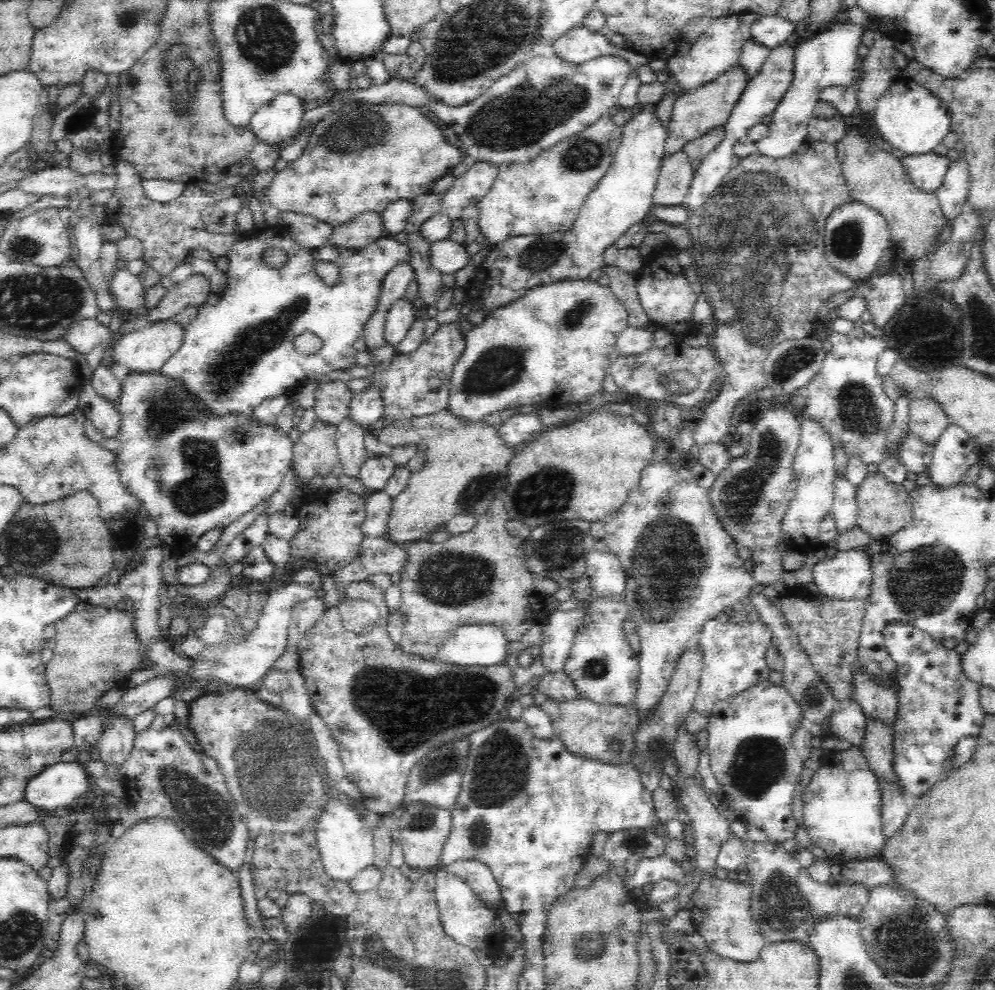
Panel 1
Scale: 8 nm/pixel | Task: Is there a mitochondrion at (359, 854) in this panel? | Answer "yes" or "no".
no

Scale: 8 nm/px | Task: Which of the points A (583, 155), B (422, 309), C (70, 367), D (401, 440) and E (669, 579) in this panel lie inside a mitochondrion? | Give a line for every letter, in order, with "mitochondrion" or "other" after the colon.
A: mitochondrion
B: other
C: other
D: other
E: mitochondrion

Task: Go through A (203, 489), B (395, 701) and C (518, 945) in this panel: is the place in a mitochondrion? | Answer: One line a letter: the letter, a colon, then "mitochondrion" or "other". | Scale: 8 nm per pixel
A: mitochondrion
B: mitochondrion
C: other

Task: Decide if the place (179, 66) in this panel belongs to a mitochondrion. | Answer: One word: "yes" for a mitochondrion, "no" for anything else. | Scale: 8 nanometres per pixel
yes

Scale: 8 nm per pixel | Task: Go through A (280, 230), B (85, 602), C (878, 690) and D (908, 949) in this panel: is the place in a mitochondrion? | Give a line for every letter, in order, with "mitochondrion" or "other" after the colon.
A: other
B: other
C: other
D: mitochondrion

